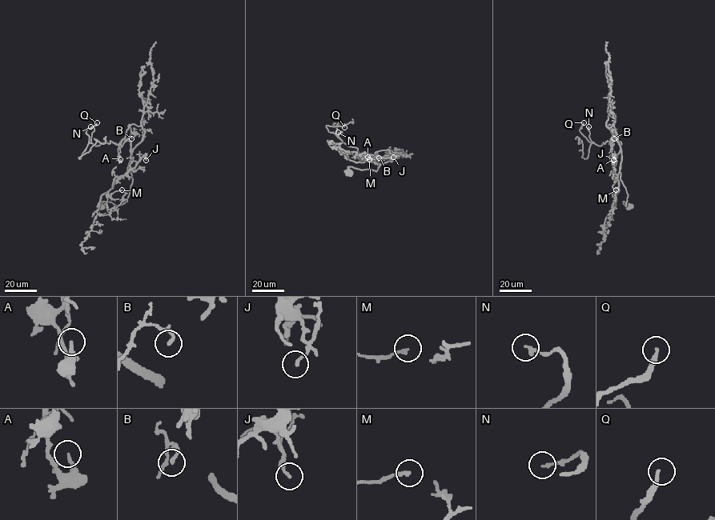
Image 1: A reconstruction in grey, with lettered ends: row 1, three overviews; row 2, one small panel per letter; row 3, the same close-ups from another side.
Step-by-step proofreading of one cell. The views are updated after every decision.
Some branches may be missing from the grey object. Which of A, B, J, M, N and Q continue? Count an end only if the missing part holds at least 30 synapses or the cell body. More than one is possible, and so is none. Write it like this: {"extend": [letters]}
{"extend": ["Q"]}

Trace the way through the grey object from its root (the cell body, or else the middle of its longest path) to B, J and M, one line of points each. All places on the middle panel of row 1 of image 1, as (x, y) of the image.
B: (348, 173), (350, 166), (376, 171), (379, 164), (375, 163), (377, 165), (366, 155), (379, 158)
J: (348, 173), (350, 166), (376, 171), (379, 164), (370, 162), (366, 158), (369, 156), (393, 157)
M: (348, 173), (350, 166), (376, 171), (379, 164), (351, 161), (346, 152), (369, 159)

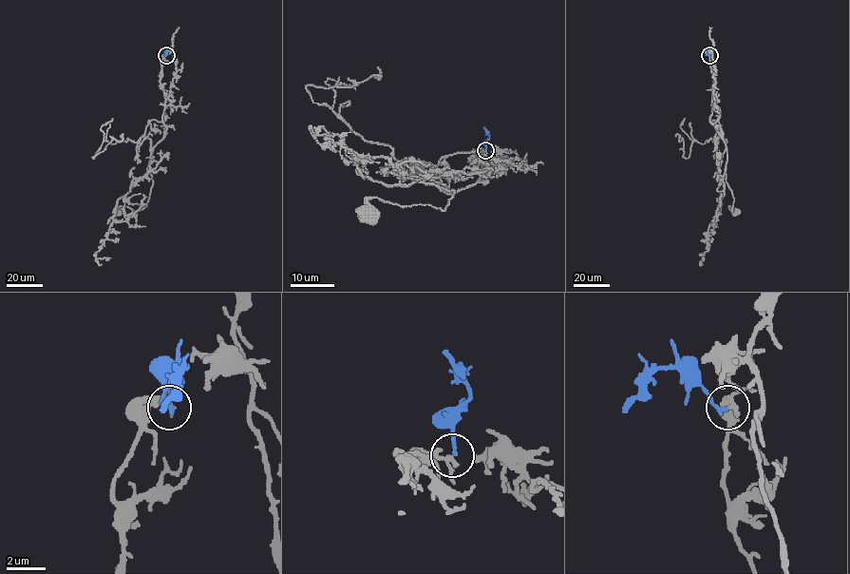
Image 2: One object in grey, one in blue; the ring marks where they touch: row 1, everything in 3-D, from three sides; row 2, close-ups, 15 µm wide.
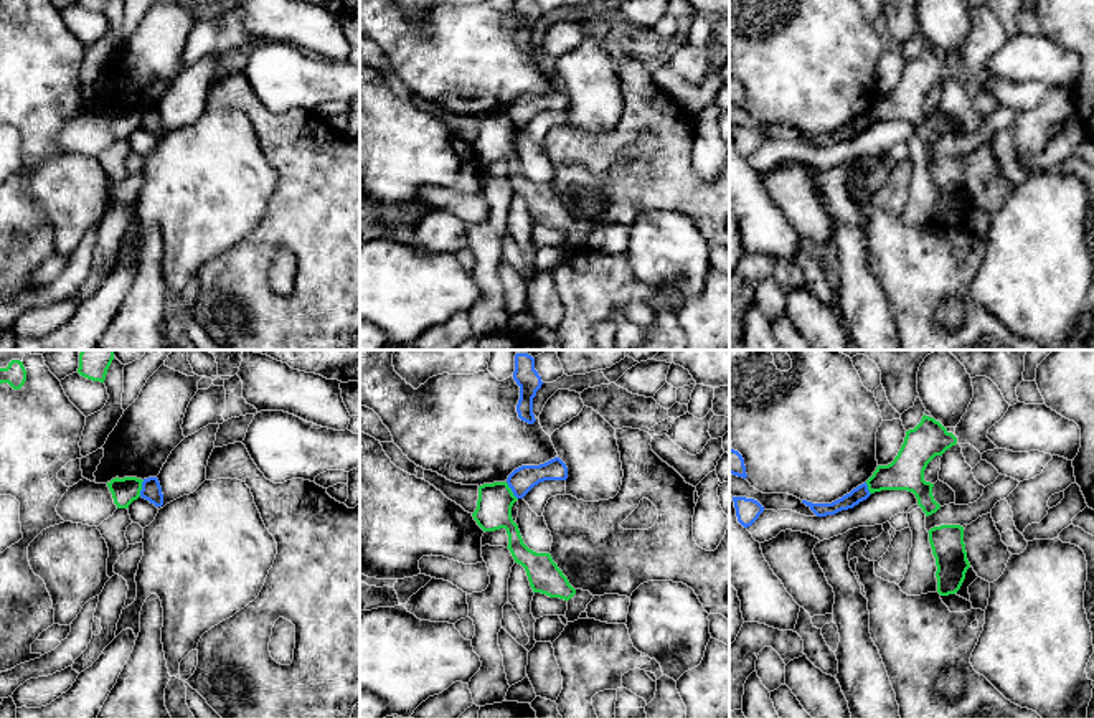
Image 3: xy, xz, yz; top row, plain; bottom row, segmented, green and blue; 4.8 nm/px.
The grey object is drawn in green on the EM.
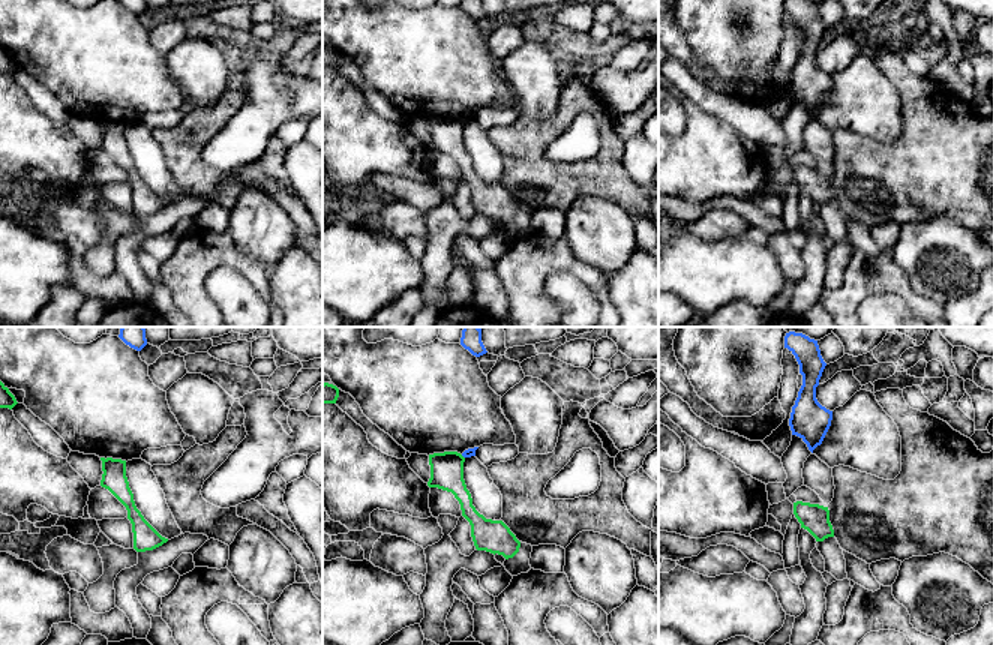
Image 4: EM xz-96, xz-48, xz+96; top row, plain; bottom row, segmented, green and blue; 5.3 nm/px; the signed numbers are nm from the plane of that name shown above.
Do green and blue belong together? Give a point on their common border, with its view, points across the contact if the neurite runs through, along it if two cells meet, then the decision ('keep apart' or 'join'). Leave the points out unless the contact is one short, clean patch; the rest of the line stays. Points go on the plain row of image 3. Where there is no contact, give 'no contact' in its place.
xz (510, 121) | along xz (505, 113), (517, 129) | keep apart

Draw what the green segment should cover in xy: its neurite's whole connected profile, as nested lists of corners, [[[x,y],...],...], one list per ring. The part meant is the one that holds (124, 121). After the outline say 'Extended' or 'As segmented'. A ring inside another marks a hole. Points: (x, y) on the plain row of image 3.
[[[116,107],[107,112],[117,139],[129,139],[129,135],[140,127],[142,112],[144,111],[137,107]]]. As segmented

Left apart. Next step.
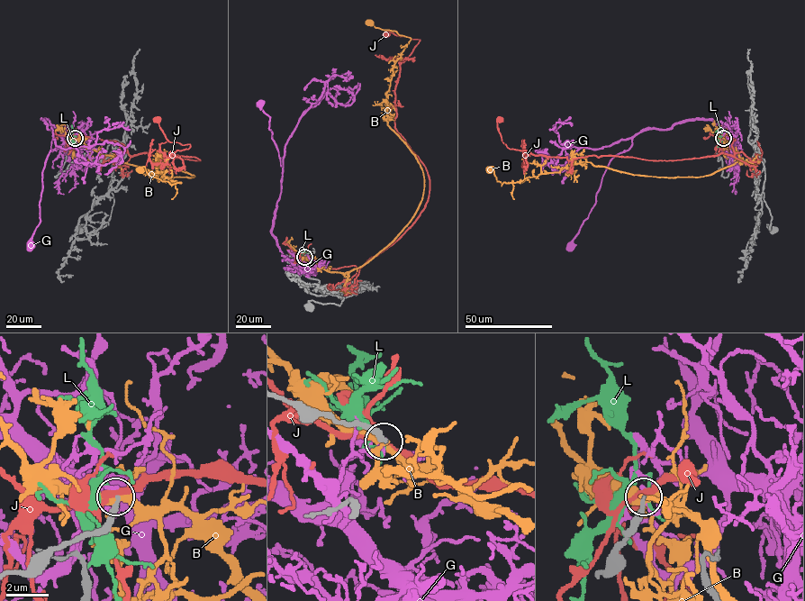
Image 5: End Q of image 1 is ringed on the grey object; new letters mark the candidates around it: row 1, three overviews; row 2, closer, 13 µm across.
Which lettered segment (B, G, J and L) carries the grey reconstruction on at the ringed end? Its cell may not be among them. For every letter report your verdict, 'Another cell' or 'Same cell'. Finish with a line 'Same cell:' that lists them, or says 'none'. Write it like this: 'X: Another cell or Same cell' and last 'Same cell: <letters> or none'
B: Another cell
G: Another cell
J: Another cell
L: Another cell
Same cell: none

